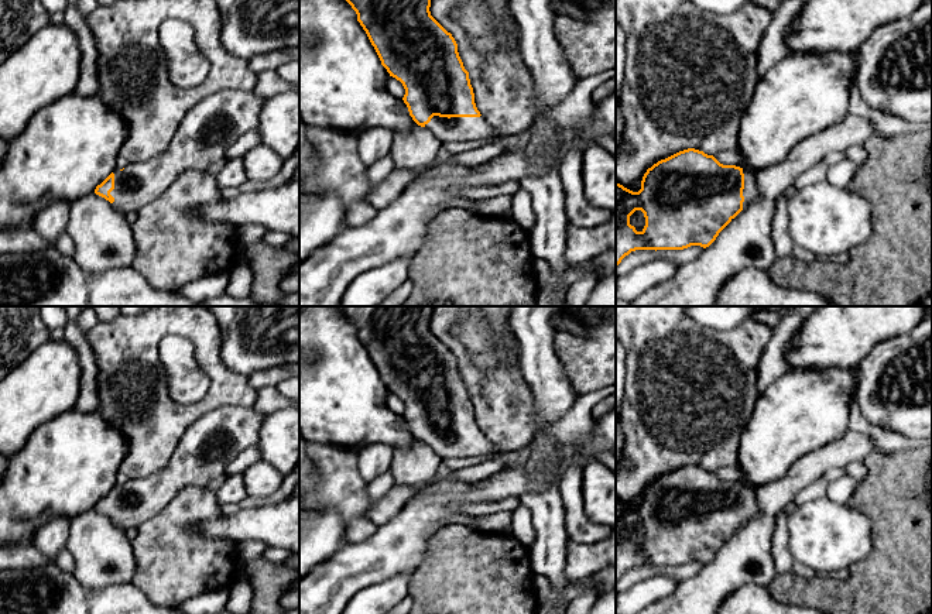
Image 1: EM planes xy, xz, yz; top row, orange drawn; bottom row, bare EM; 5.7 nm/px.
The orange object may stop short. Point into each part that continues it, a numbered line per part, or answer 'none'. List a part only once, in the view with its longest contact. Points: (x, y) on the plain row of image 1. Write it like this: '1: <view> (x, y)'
1: xz (456, 445)

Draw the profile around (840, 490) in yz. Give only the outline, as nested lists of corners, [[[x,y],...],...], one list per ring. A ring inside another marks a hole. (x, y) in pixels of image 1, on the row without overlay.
[[[843,474],[828,484],[828,498],[835,502],[846,504],[860,481]]]

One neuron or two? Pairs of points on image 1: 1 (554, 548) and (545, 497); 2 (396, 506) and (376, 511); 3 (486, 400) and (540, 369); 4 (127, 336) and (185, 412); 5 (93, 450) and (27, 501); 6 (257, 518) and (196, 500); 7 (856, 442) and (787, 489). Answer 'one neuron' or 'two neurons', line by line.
1: one neuron
2: one neuron
3: two neurons
4: one neuron
5: one neuron
6: two neurons
7: one neuron

